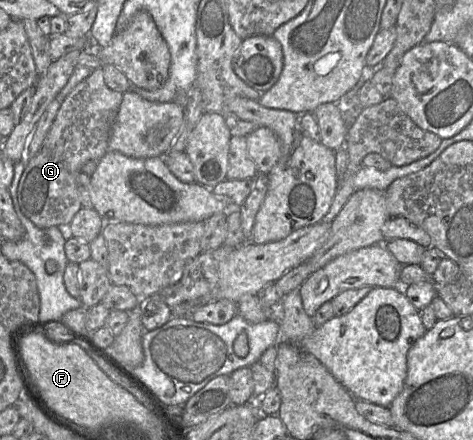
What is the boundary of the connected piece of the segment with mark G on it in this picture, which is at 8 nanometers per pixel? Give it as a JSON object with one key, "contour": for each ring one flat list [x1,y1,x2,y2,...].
{"contour":[[96,68,87,78,77,84,61,103,41,148,28,161,17,188,17,199,21,212,38,228,69,224,74,215,82,208,76,177,85,163,91,160,98,162,108,151,111,128,122,99,123,93,112,90,106,85,103,69]]}

